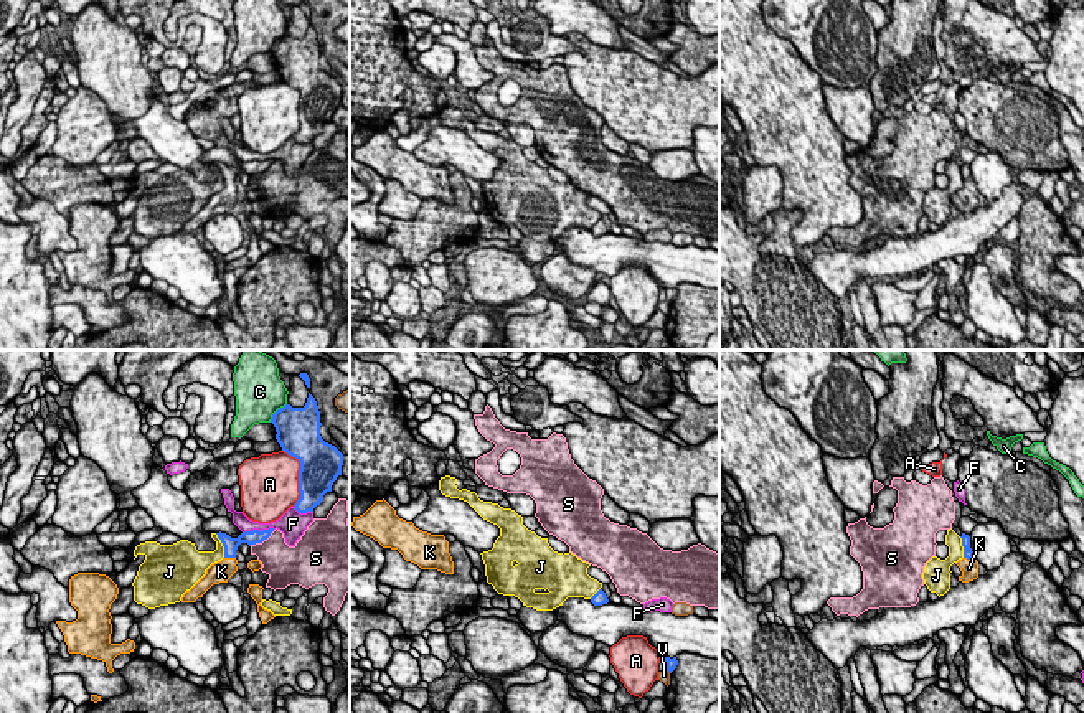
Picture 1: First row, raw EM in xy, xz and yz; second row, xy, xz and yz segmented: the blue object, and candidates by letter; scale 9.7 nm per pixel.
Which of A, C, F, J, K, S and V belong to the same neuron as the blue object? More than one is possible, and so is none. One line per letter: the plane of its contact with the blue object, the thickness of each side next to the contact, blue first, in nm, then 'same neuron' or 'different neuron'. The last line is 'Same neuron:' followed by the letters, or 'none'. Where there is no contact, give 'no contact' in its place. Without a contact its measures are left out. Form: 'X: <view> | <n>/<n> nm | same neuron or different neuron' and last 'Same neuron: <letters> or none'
A: xy | 420/480 nm | different neuron
C: xy | 400/480 nm | different neuron
F: xy | 130/140 nm | different neuron
J: xy | 130/180 nm | different neuron
K: xy | 130/200 nm | same neuron
S: xy | 130/340 nm | different neuron
V: xz | 100/100 nm | different neuron
Same neuron: K

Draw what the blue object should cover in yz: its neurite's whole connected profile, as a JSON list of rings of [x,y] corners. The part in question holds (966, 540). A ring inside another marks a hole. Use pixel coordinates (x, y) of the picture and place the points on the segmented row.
[[[962,533],[962,546],[964,546],[964,558],[959,560],[955,564],[960,568],[962,574],[959,581],[969,583],[978,578],[978,561],[975,553],[970,548],[970,536]]]

